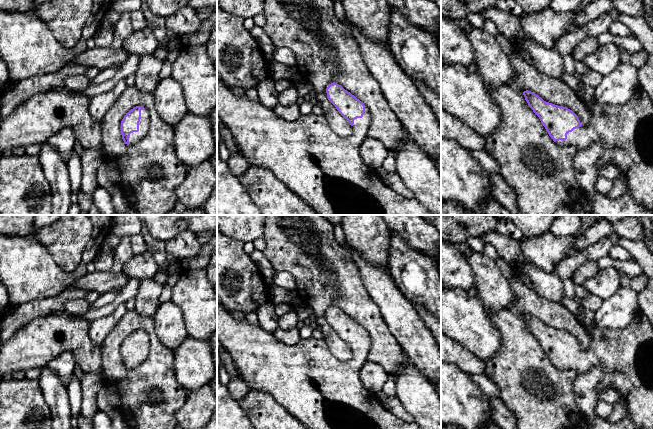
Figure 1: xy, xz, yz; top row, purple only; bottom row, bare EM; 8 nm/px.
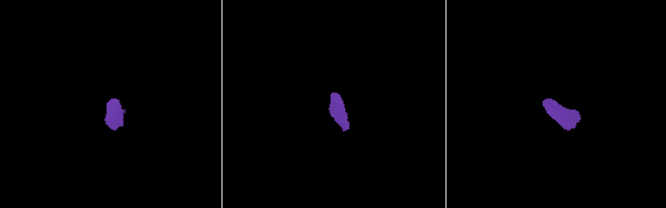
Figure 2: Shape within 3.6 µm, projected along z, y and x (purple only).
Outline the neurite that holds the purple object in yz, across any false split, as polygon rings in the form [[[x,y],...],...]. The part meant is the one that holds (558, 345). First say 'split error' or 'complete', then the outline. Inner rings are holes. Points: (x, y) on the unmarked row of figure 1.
split error; [[[639,311],[626,328],[618,330],[598,328],[593,324],[593,328],[588,330],[590,343],[586,349],[582,349],[578,340],[567,331],[546,326],[528,314],[524,315],[523,319],[529,331],[539,341],[549,360],[557,369],[573,369],[577,375],[580,375],[594,366],[601,367],[604,376],[597,388],[598,397],[600,398],[607,388],[616,390],[621,399],[626,401],[630,417],[636,425],[640,429],[653,429],[653,326],[645,314]]]

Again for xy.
split error; [[[143,330],[131,333],[121,345],[122,363],[127,369],[137,368],[148,356],[150,338]]]

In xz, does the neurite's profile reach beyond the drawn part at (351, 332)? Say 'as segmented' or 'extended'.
extended

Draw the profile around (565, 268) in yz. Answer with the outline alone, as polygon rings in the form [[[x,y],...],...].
[[[616,234],[604,237],[596,244],[589,246],[584,251],[578,251],[574,255],[562,258],[554,267],[554,273],[562,280],[570,278],[577,268],[586,261],[597,261],[608,255],[609,250],[617,244],[620,237]]]

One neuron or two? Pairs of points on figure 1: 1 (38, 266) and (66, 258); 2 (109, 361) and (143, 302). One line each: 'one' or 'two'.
1: two
2: two

